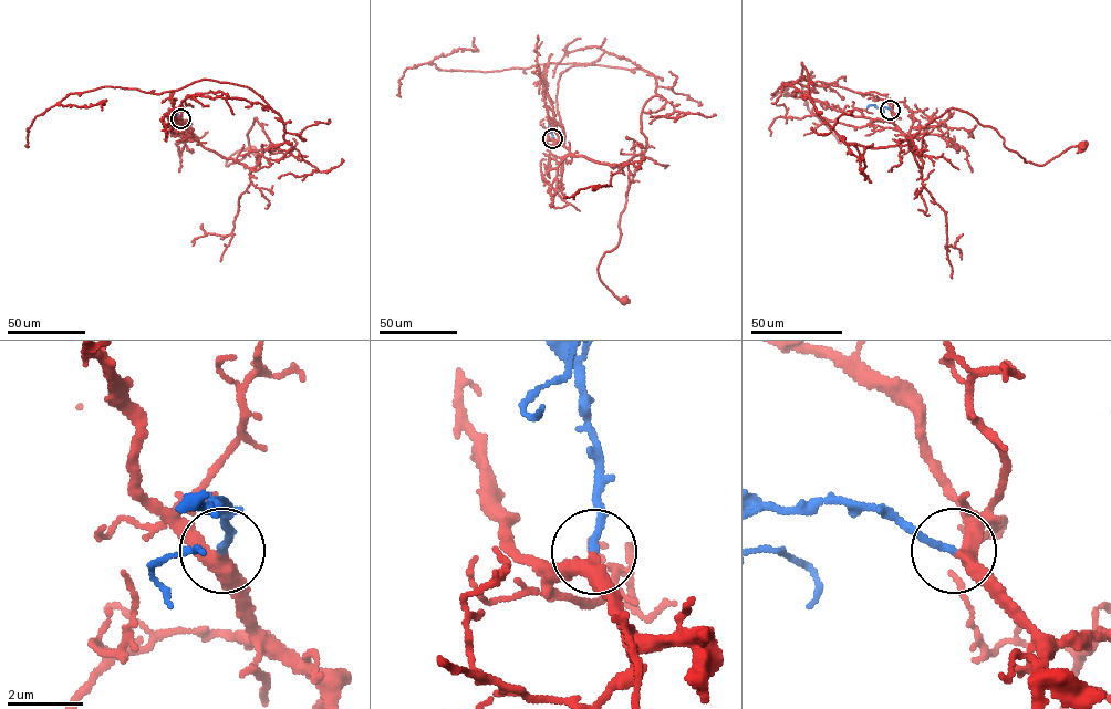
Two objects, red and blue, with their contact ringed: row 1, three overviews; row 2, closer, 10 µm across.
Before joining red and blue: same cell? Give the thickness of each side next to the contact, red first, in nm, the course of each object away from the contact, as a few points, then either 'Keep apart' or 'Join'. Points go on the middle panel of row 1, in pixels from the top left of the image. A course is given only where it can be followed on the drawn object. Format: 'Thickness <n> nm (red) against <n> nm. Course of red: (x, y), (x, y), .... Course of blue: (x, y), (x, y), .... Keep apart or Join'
Thickness 400 nm (red) against 190 nm. Course of red: (552, 138), (572, 155), (611, 165), (644, 154), (627, 186), (619, 243), (598, 269), (601, 281), (623, 300). Course of blue: (552, 138), (551, 118). Join

